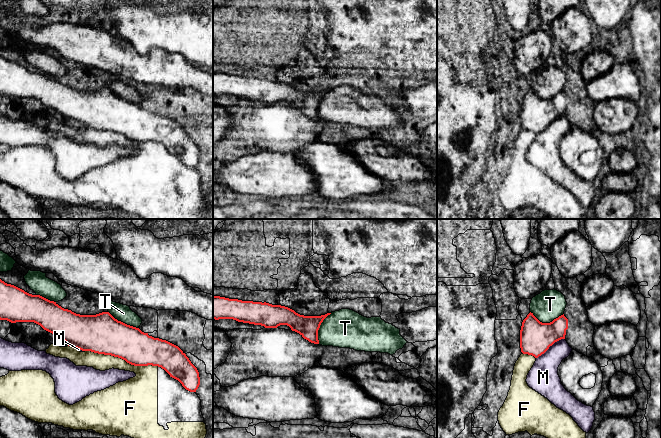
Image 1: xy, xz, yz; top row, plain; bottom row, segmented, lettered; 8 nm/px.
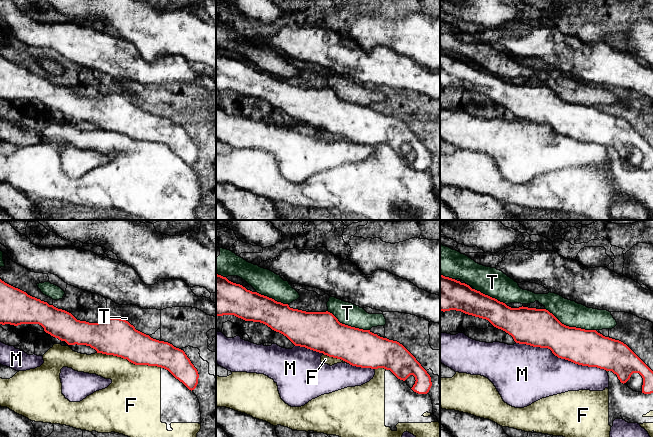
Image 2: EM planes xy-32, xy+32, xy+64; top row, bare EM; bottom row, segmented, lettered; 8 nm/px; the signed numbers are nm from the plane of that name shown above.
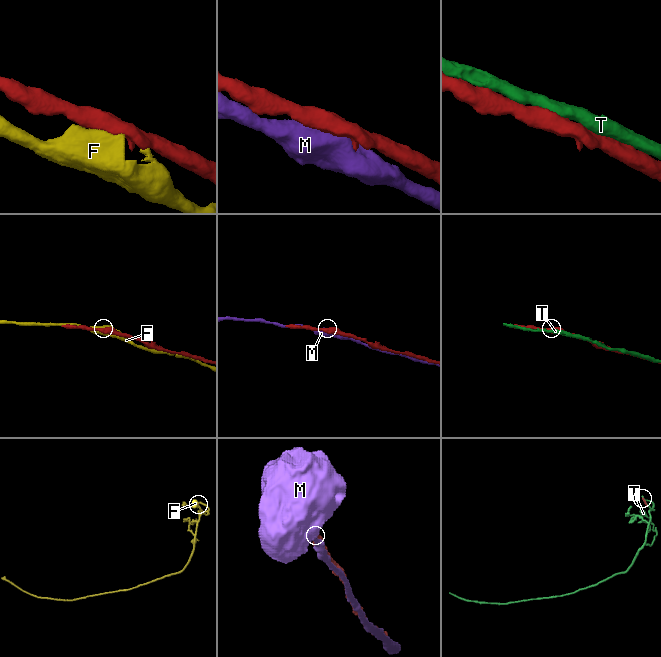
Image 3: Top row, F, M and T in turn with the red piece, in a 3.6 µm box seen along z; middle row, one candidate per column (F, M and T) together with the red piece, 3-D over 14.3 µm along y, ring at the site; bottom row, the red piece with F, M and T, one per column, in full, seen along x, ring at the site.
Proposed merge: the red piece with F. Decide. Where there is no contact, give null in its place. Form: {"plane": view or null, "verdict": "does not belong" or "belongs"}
{"plane": "xy", "verdict": "does not belong"}

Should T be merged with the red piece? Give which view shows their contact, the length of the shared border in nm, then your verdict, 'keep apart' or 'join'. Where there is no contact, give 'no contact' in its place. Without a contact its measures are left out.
contact in yz; length 280 nm; keep apart

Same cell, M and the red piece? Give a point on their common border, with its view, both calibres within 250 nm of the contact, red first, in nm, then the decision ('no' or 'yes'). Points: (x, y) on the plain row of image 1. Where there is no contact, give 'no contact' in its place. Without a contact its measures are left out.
yz (550, 121) | 260/220 nm | no

